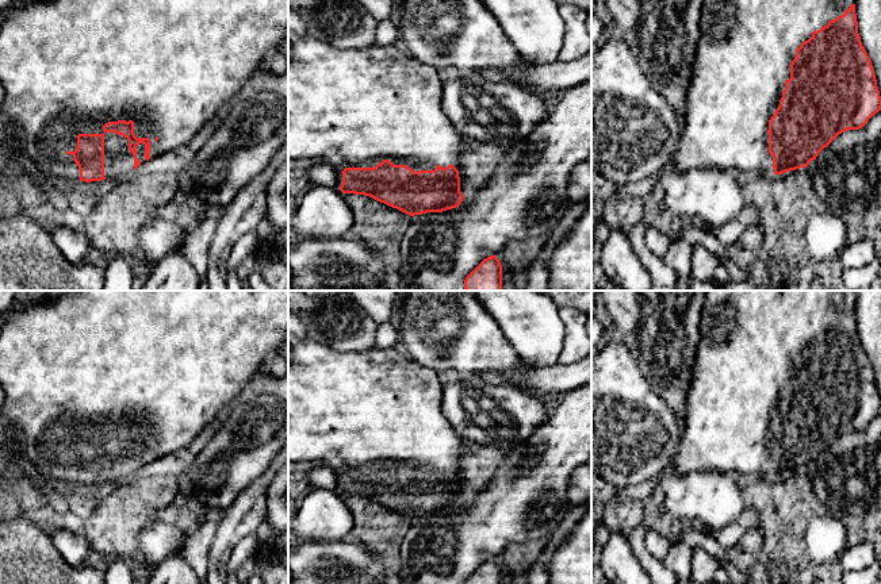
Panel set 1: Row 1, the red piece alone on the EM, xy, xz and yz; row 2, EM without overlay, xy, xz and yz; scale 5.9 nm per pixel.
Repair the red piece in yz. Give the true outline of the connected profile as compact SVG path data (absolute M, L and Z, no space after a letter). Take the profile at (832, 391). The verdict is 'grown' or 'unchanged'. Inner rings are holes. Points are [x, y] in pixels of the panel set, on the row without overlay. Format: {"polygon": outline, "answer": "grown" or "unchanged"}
{"polygon": "M706 291L683 430L667 469L782 477L807 470L839 437L862 431L881 412L881 399L858 337L855 297L857 291Z", "answer": "grown"}

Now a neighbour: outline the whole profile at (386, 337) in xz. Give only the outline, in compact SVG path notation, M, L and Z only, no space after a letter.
M392 322L378 324L375 334L376 349L391 349L399 341L398 328Z

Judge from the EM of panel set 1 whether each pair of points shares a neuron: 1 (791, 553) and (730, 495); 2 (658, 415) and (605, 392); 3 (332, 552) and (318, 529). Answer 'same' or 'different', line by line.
1: different
2: same
3: different

